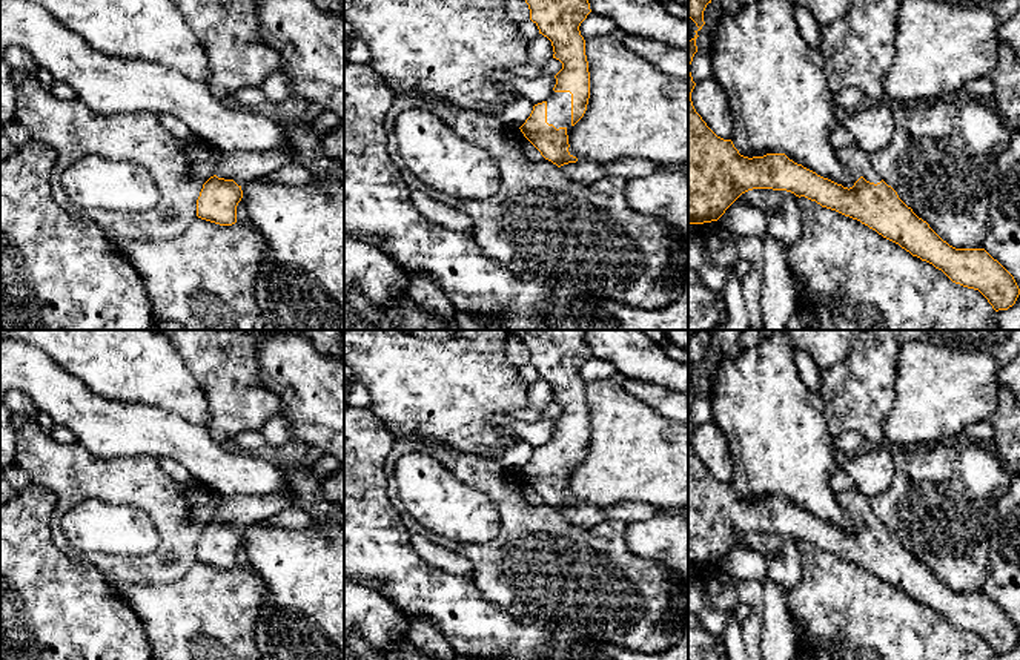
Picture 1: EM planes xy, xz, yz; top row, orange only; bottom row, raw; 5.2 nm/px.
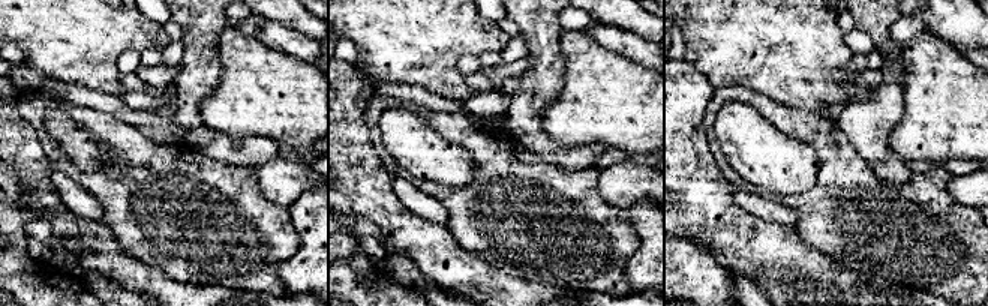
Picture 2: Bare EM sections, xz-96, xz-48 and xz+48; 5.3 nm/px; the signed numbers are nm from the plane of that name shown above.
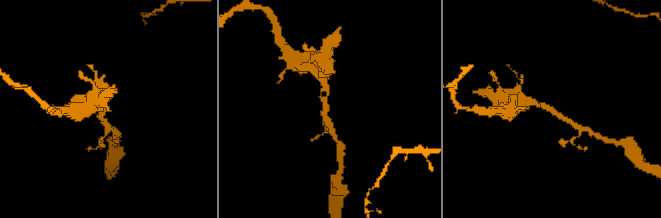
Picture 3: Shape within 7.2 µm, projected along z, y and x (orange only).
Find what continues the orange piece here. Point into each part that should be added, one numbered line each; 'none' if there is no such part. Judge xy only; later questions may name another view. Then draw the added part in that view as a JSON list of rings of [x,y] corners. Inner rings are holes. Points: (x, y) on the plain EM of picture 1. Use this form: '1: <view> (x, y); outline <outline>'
1: xy (243, 511); outline [[[283,494],[272,496],[223,496],[223,502],[215,513],[215,519],[224,523],[233,523],[238,530],[264,522],[290,502]]]

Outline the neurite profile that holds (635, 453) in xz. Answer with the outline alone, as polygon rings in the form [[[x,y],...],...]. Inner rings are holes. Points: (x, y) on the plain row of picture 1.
[[[616,379],[585,385],[590,442],[584,460],[568,479],[581,500],[604,508],[625,502],[671,510],[688,505],[688,427],[673,422],[630,394]]]

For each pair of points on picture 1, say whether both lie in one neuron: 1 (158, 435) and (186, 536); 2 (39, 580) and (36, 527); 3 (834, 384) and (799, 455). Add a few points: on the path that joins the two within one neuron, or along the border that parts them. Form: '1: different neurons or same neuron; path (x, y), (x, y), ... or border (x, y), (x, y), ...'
1: different neurons; border (122, 458), (155, 456), (158, 459)
2: same neuron; path (36, 567), (36, 541)
3: different neurons; border (817, 393), (822, 402), (825, 425), (833, 438)

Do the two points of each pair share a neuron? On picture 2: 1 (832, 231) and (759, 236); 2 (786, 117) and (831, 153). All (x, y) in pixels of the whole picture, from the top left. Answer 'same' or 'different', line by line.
1: different
2: same

